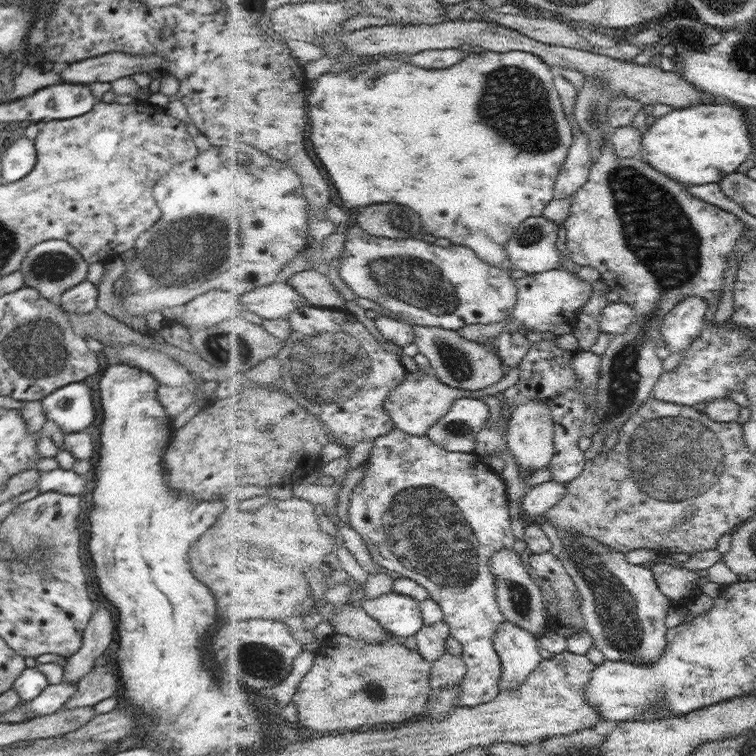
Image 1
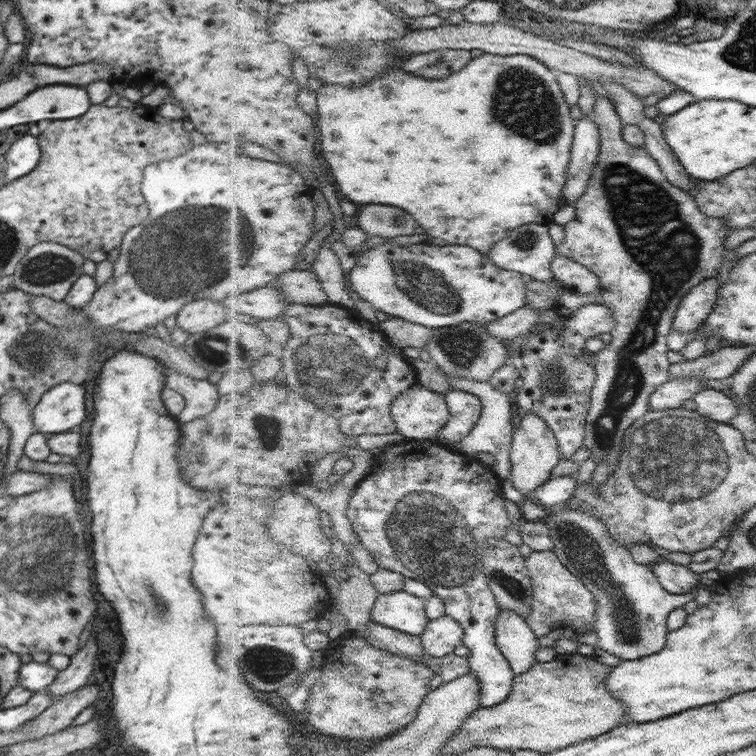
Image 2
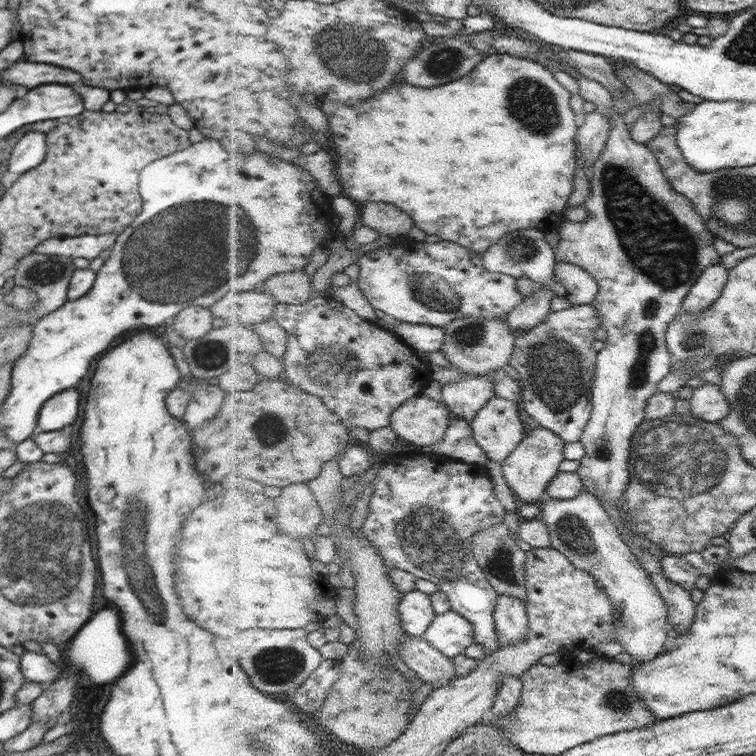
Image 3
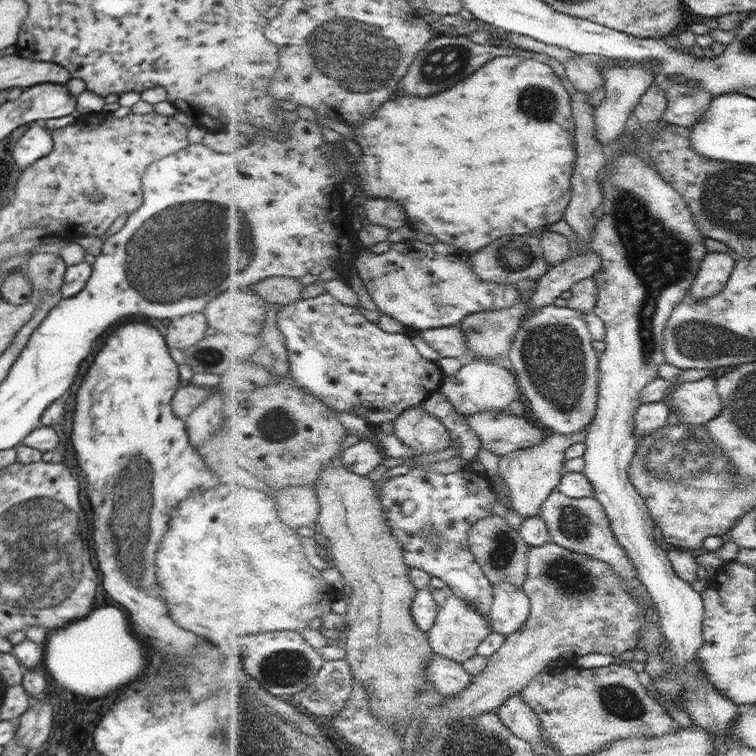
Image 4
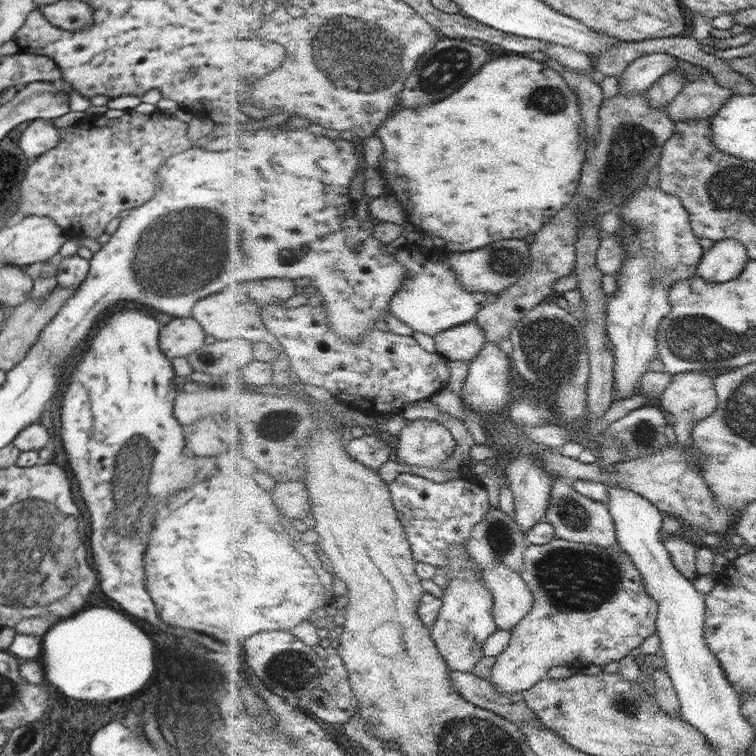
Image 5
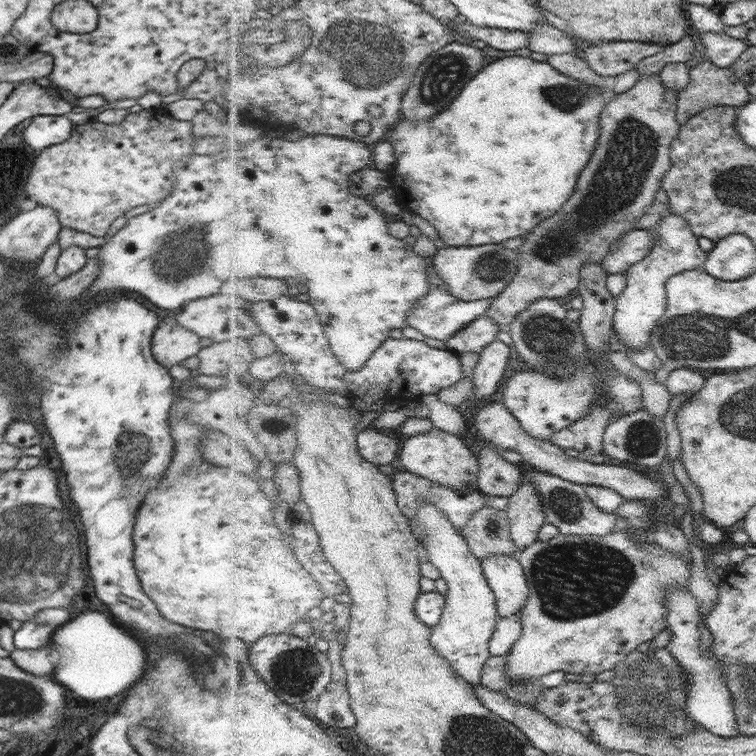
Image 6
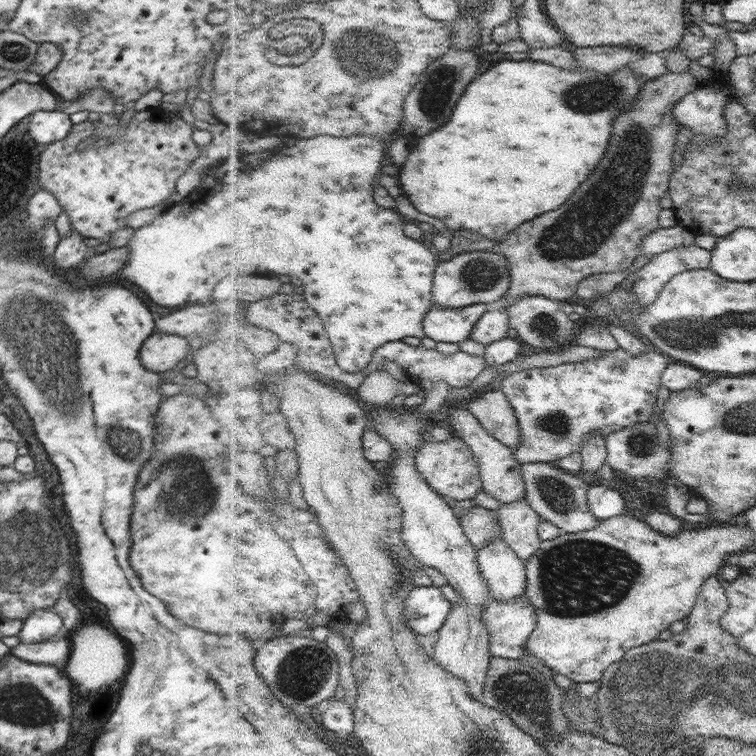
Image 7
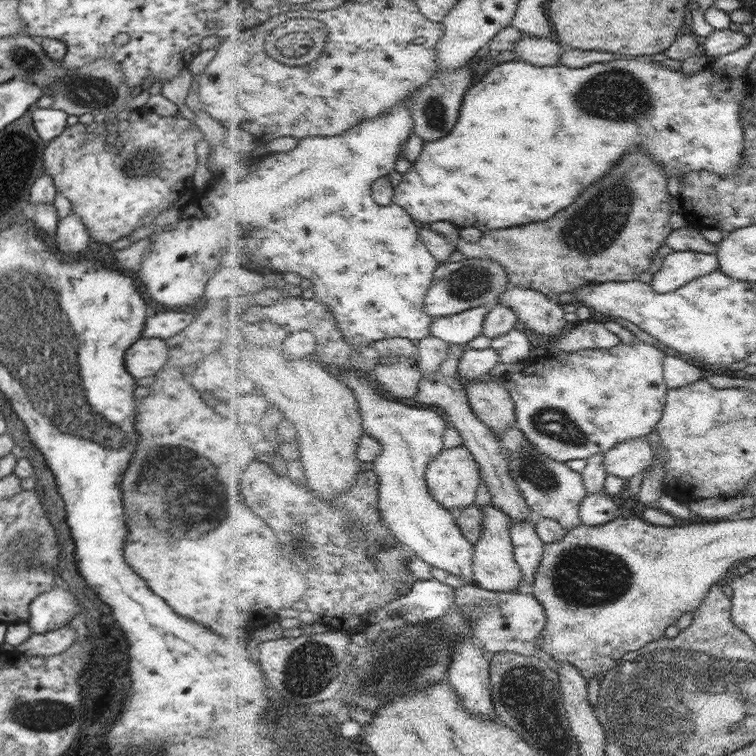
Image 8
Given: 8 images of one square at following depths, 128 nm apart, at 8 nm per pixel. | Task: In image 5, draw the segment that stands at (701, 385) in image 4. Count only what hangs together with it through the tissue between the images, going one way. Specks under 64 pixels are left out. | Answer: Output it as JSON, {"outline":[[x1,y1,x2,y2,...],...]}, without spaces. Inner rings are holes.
{"outline":[[688,371,678,373,672,378,672,384,664,393,662,397,662,406,665,410,672,414,674,421,673,429,676,434,676,445,681,449,688,448,692,445,690,430,696,422,710,417,717,408,718,397,716,396,716,389,714,389,713,378,703,374,702,372]]}

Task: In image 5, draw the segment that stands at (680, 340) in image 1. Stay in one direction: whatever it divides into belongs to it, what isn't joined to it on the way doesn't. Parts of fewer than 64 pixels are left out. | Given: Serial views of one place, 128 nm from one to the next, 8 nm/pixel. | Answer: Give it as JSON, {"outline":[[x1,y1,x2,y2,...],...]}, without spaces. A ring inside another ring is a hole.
{"outline":[[730,239,715,242,699,262,697,278,706,283,726,283,735,280,748,262,744,244]]}

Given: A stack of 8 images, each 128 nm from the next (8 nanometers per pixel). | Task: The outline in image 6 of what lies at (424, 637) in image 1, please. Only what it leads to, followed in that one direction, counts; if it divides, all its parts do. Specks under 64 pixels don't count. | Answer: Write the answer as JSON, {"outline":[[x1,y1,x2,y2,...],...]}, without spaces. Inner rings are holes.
{"outline":[[430,500,420,502,418,525,426,535,421,542,425,544,428,560,440,568,449,585,448,605,442,621,434,628,433,643,459,674,477,688,482,686,484,669,493,656,491,643,501,620,497,594,487,578,483,561,472,552,470,542,463,532,450,522,438,504]]}

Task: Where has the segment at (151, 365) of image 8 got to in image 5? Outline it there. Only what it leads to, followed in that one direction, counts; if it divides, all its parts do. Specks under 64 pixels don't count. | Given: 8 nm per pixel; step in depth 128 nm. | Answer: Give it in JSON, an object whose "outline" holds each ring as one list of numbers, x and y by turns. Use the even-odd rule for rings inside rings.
{"outline":[[194,317,174,318,166,328,159,327,160,350,170,360,177,356,187,357,209,340]]}

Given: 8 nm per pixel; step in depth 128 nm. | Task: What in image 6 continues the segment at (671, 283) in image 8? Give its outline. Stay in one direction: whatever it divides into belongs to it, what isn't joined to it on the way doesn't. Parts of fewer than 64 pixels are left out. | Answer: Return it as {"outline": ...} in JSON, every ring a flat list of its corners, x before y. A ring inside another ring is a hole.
{"outline":[[670,206,670,212,664,213,662,215,659,227,656,227,655,230,653,230,655,234,658,234,658,239,656,239,656,247,652,249,652,253,648,255,644,260,638,262,635,264,635,266,632,266,632,269,626,274,627,275,627,287,625,290,617,297,617,313,615,314,615,337,618,338,618,340,621,342,621,344,624,344,626,348,630,348,632,350,644,350,644,348,648,348,652,345,652,332,654,332,656,328,656,324,658,324,659,320,663,318,663,316,668,312,668,293,667,293,667,286,670,284,670,281,673,277,675,277,678,274,684,273,686,271,692,270,692,268,696,268,696,266,700,266,700,264,704,264,704,261,707,260,706,258,706,252,702,252,702,248,698,246,698,240,696,240,696,235,692,233,691,226,688,225,688,221,684,219,684,217,679,216,678,214,674,214,671,211]]}

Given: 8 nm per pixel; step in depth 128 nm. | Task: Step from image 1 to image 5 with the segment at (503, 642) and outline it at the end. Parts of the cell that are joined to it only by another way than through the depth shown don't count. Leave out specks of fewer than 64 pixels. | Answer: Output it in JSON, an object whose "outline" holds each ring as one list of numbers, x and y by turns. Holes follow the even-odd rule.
{"outline":[[505,563,498,564,494,570,485,570,485,580,494,592,496,606,495,620,499,630,514,630,532,613,535,604,535,594,524,578,523,574,512,570]]}

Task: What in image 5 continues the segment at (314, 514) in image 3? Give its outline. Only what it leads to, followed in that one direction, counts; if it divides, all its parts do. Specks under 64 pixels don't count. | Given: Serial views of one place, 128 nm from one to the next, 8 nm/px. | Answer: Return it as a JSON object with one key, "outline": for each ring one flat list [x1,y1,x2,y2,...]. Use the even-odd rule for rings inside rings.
{"outline":[[307,481,276,482,271,485,276,504,288,520,312,521,314,507]]}

